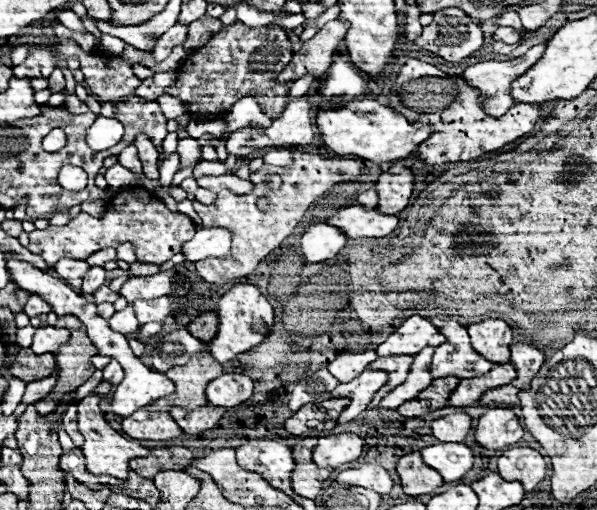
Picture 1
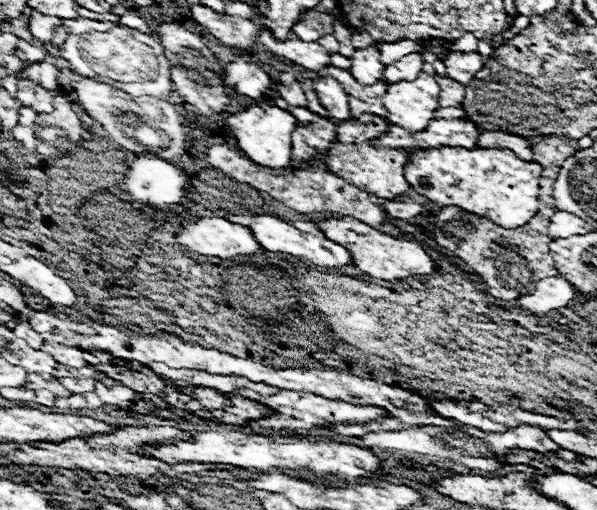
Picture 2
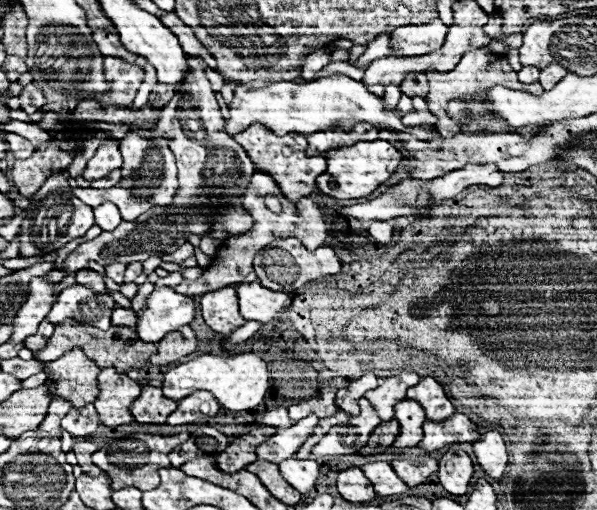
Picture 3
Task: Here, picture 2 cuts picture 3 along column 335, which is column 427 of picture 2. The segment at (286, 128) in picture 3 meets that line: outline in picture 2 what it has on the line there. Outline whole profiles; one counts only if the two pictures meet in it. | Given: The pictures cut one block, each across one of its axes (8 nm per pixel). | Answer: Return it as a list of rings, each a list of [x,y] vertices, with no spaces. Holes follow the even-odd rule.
[[[420,72],[416,80],[400,80],[388,84],[382,102],[390,112],[388,120],[392,124],[408,132],[422,132],[434,118],[434,112],[440,108],[438,96],[438,82],[432,76]]]

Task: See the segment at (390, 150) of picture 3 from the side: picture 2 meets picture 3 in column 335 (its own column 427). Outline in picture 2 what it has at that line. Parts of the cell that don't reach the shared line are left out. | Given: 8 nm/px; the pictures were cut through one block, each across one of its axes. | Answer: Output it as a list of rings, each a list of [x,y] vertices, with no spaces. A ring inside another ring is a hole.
[[[426,148],[426,150],[414,150],[410,152],[410,162],[404,168],[406,180],[412,184],[412,188],[430,198],[438,206],[458,206],[466,212],[474,212],[478,216],[484,216],[492,220],[494,224],[502,228],[518,228],[528,224],[538,214],[538,178],[540,178],[540,164],[520,160],[512,150],[506,148]]]

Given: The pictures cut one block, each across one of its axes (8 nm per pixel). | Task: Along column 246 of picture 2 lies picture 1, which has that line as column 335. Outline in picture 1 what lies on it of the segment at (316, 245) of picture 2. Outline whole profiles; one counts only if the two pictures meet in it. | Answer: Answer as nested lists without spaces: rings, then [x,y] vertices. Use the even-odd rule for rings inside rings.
[[[362,206],[340,208],[326,222],[342,228],[348,238],[384,238],[398,226],[396,216],[386,216],[378,210],[364,210]]]

